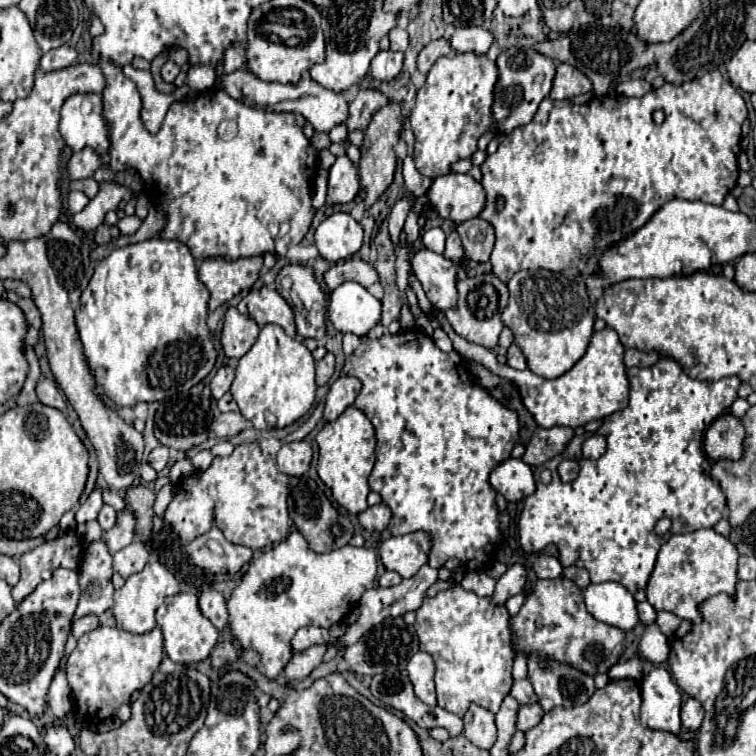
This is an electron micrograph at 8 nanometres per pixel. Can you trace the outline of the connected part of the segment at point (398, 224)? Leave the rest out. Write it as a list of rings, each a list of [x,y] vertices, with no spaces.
[[[403,197],[403,199],[399,199],[395,205],[393,205],[393,209],[391,209],[391,213],[389,213],[389,235],[391,235],[391,241],[397,245],[399,243],[399,233],[401,233],[401,229],[403,229],[403,223],[405,223],[405,217],[407,217],[407,213],[411,211],[411,199],[407,199],[407,197]]]

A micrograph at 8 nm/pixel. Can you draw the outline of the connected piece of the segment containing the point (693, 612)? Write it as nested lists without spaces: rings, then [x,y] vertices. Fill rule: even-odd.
[[[699,529],[685,535],[671,535],[667,543],[661,545],[655,569],[647,583],[647,601],[657,611],[675,613],[679,619],[687,619],[691,623],[701,623],[699,605],[719,593],[727,593],[735,597],[735,583],[737,583],[737,559],[739,553],[735,545],[715,533],[713,529]]]

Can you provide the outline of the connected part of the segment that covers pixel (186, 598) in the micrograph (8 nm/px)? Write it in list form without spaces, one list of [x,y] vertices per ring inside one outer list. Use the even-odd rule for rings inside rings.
[[[183,591],[173,597],[167,597],[165,603],[157,609],[157,625],[161,627],[163,637],[165,637],[165,651],[175,663],[189,665],[189,663],[197,663],[197,661],[205,659],[219,639],[219,631],[201,613],[197,601],[199,601],[199,597],[195,593]]]

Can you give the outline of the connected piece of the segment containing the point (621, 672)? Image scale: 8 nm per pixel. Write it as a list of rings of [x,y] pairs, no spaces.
[[[629,659],[629,661],[623,661],[623,663],[617,663],[613,665],[613,669],[609,671],[609,677],[613,681],[617,679],[639,679],[641,675],[641,661],[639,659]]]

